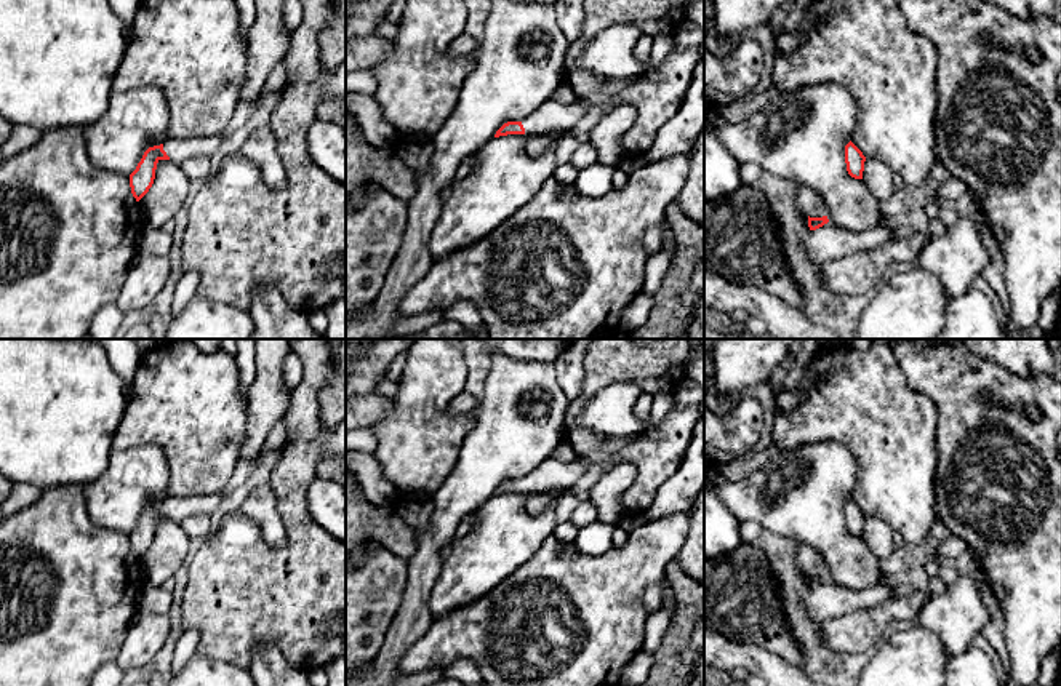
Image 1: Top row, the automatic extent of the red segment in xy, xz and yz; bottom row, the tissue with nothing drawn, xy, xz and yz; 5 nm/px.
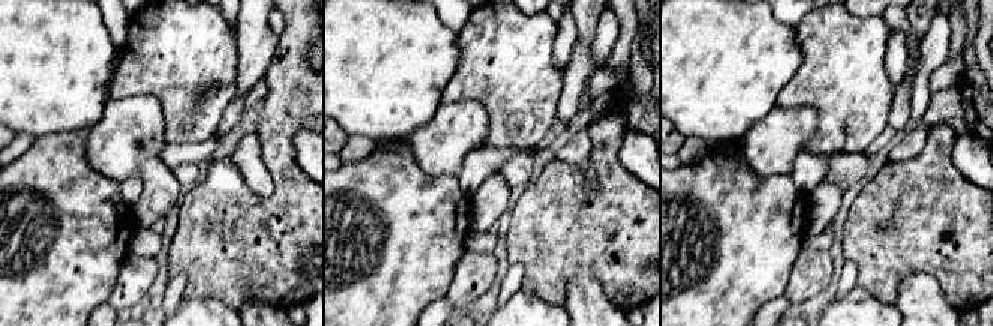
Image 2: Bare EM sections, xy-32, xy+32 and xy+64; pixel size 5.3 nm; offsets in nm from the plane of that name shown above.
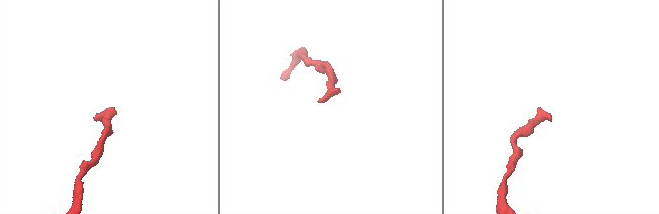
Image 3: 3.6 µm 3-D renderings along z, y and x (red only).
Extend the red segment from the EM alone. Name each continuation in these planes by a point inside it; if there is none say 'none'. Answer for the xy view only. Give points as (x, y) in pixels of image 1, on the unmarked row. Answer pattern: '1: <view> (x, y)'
1: xy (178, 509)

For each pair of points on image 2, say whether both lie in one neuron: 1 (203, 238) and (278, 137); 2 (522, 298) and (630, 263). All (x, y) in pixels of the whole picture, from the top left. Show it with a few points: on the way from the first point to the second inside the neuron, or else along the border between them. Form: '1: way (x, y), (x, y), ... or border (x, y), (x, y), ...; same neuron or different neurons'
1: way (236, 236), (281, 194), (281, 170); same neuron
2: border (521, 287), (552, 304), (561, 305); different neurons

